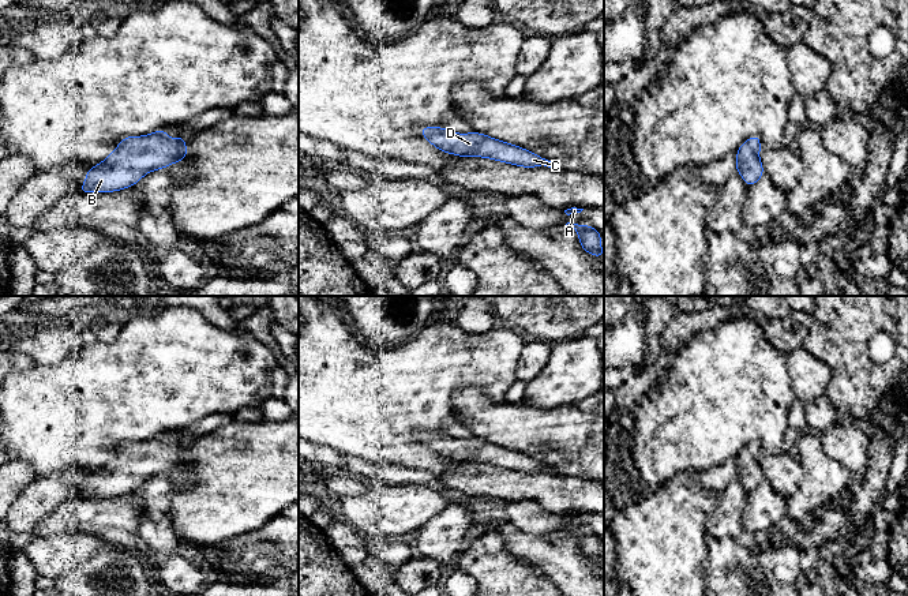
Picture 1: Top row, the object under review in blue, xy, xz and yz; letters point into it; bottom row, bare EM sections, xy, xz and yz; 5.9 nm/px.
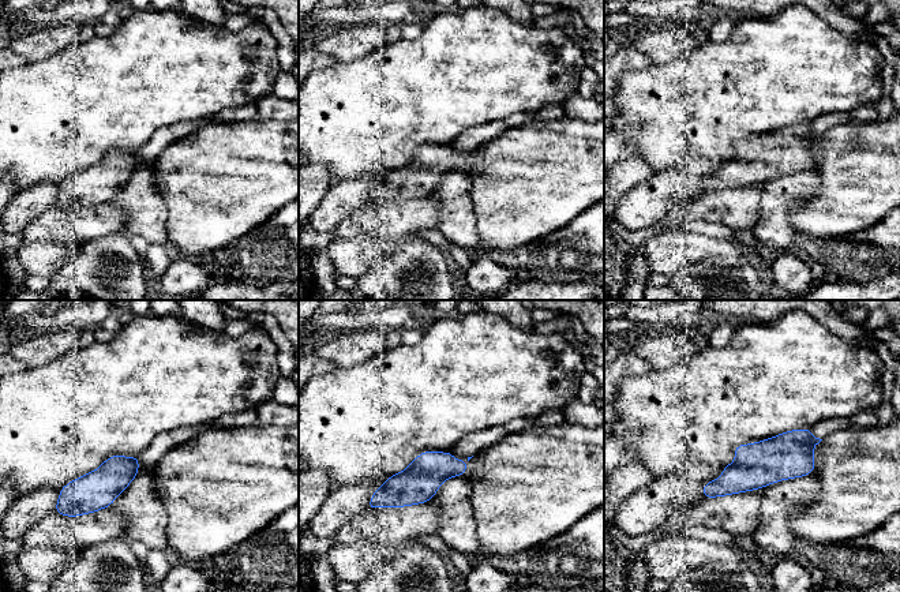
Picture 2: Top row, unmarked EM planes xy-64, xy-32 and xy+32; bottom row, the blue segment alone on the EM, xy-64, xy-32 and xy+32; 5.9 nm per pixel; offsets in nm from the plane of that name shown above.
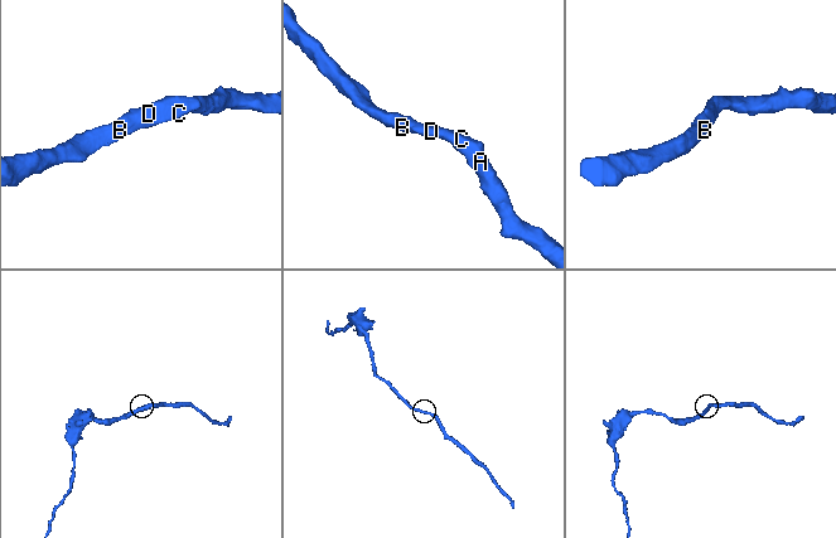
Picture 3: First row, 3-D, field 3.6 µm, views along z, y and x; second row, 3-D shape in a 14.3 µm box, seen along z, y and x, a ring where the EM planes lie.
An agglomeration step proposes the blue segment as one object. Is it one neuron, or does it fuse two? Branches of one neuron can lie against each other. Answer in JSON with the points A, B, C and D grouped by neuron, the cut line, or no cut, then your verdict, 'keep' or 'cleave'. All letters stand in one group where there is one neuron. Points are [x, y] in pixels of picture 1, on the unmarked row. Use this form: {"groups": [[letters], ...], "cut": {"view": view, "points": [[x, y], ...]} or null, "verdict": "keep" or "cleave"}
{"groups": [["A", "B", "C", "D"]], "cut": null, "verdict": "keep"}

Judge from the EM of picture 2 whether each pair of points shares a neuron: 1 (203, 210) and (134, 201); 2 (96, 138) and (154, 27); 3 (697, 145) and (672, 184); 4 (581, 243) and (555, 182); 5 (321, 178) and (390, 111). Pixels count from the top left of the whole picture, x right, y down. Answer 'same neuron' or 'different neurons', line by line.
1: different neurons
2: same neuron
3: different neurons
4: different neurons
5: different neurons

